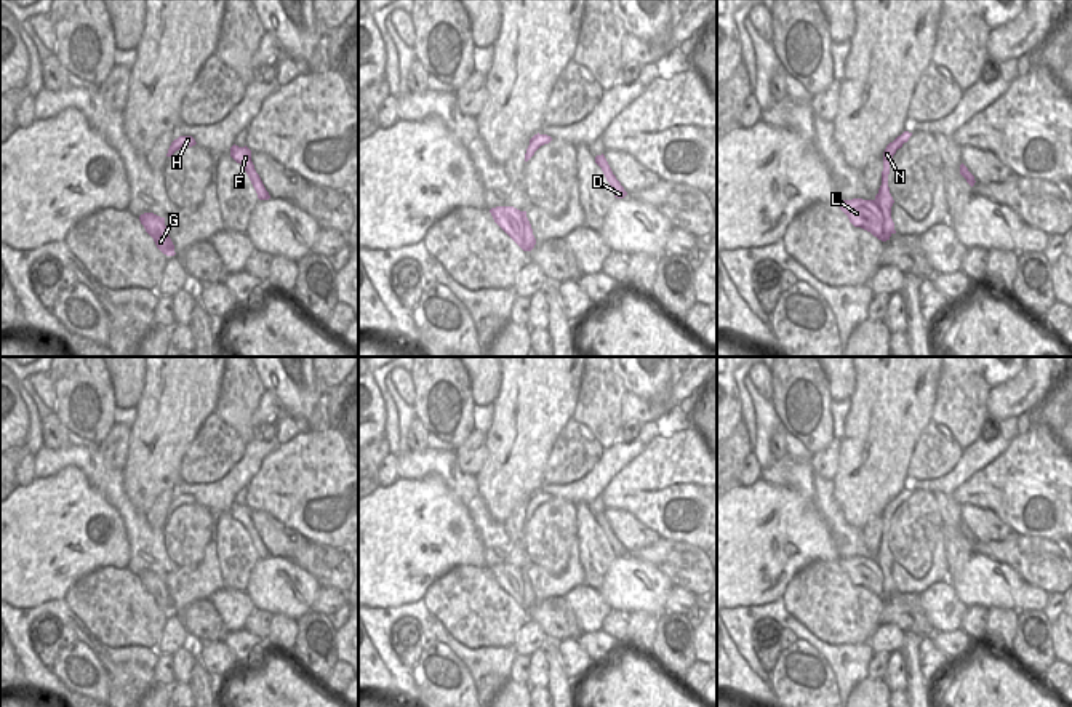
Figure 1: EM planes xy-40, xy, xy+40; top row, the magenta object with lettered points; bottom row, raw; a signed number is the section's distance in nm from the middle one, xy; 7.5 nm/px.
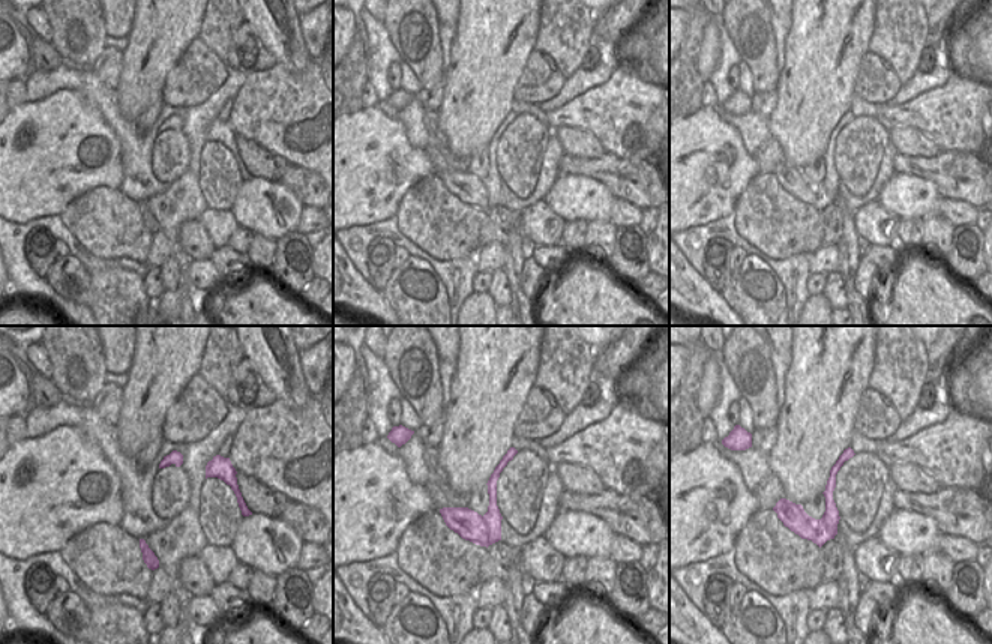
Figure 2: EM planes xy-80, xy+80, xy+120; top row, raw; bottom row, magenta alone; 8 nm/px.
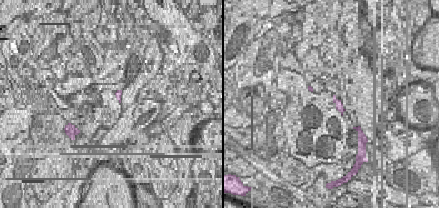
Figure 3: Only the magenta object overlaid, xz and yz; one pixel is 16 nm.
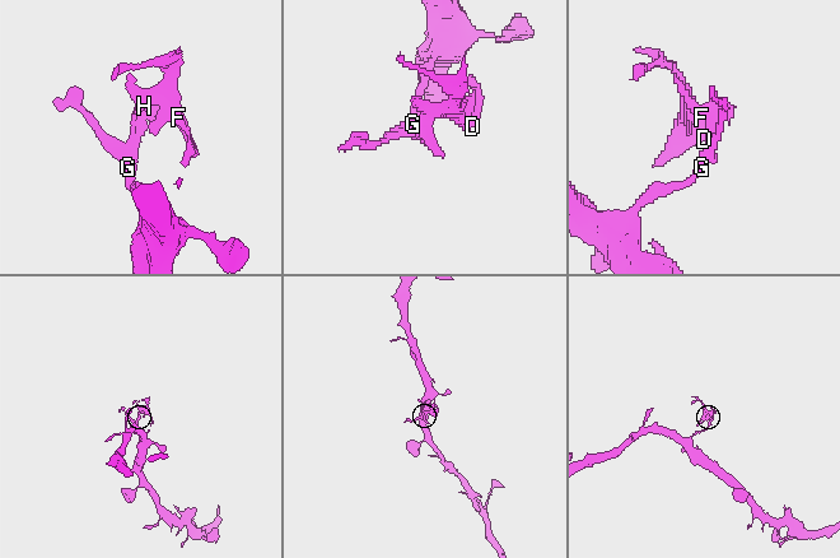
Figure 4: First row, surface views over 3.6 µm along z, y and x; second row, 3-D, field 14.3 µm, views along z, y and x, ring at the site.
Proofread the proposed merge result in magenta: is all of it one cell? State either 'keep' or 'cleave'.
cleave

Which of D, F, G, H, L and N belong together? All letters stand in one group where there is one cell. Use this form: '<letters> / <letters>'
D F H N / G L

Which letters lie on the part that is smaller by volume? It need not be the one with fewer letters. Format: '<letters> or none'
D, F, H, N

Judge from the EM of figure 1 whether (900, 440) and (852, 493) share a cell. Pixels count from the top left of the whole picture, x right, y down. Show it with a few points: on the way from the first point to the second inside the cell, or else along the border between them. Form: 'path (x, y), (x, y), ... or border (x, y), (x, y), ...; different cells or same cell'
path (887, 453), (864, 480); same cell

